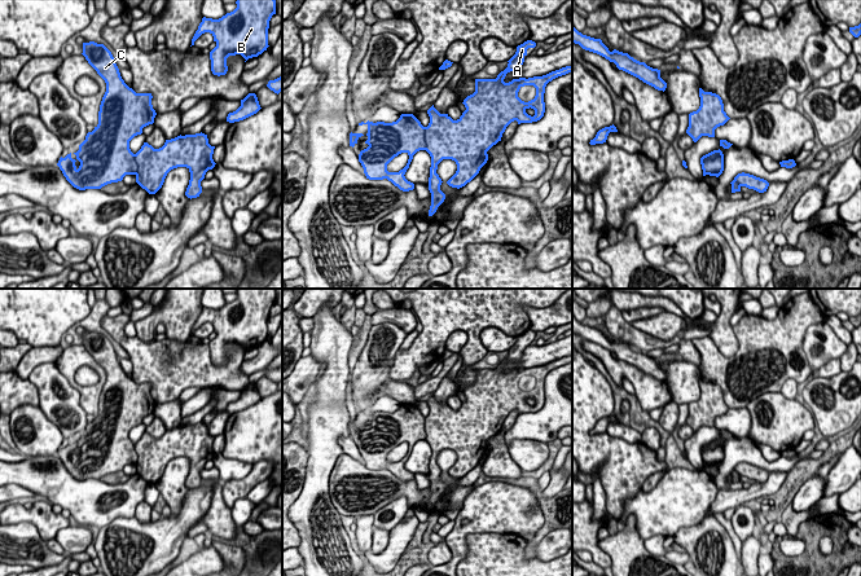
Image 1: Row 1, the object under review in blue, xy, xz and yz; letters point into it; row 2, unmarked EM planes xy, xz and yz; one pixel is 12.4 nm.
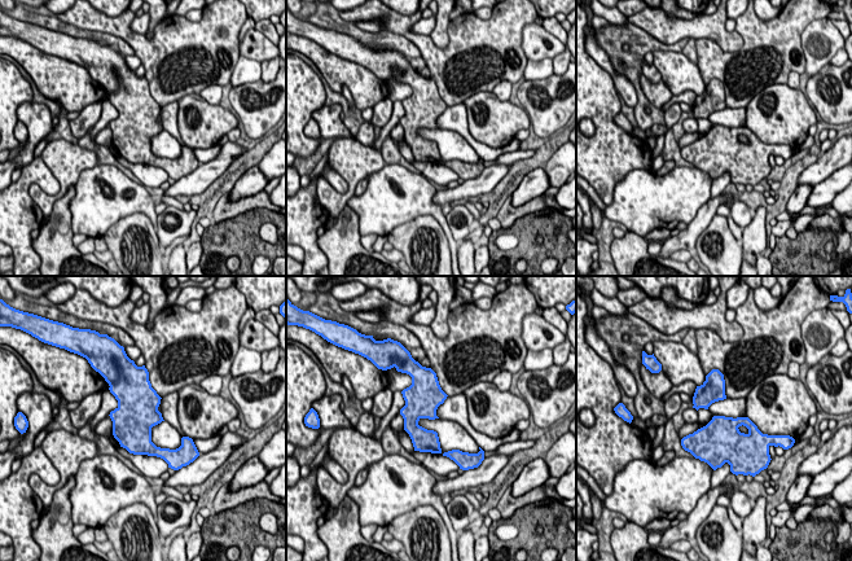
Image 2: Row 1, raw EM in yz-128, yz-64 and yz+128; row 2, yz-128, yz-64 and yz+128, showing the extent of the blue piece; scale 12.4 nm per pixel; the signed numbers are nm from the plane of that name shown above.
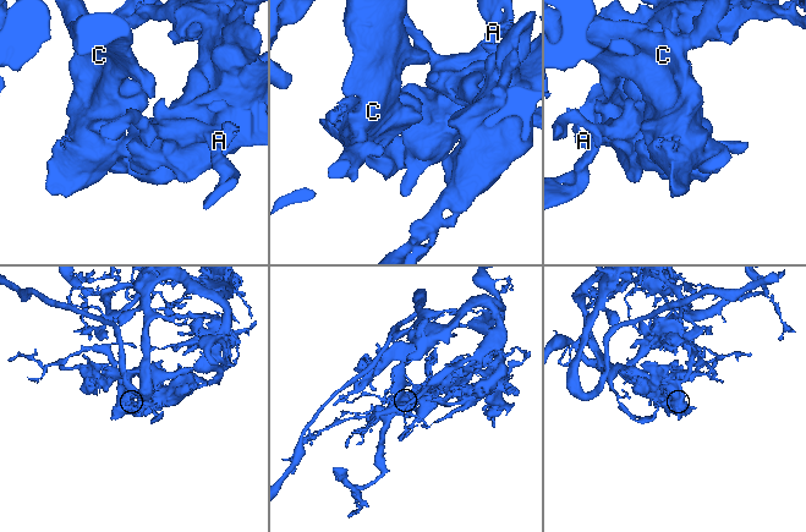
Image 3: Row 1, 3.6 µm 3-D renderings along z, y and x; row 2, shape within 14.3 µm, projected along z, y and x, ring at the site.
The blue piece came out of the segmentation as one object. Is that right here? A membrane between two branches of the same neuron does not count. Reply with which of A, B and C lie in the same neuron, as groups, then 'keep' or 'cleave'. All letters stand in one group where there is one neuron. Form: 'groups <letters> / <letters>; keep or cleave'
groups A B C; keep

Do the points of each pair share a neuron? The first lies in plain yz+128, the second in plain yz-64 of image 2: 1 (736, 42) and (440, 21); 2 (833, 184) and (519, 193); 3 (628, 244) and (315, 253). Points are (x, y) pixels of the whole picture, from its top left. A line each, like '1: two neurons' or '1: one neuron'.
1: one neuron
2: two neurons
3: two neurons

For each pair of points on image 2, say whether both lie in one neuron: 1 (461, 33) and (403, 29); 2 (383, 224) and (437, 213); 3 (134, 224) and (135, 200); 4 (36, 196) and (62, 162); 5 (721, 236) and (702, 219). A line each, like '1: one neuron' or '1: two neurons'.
1: one neuron
2: one neuron
3: two neurons
4: one neuron
5: two neurons

